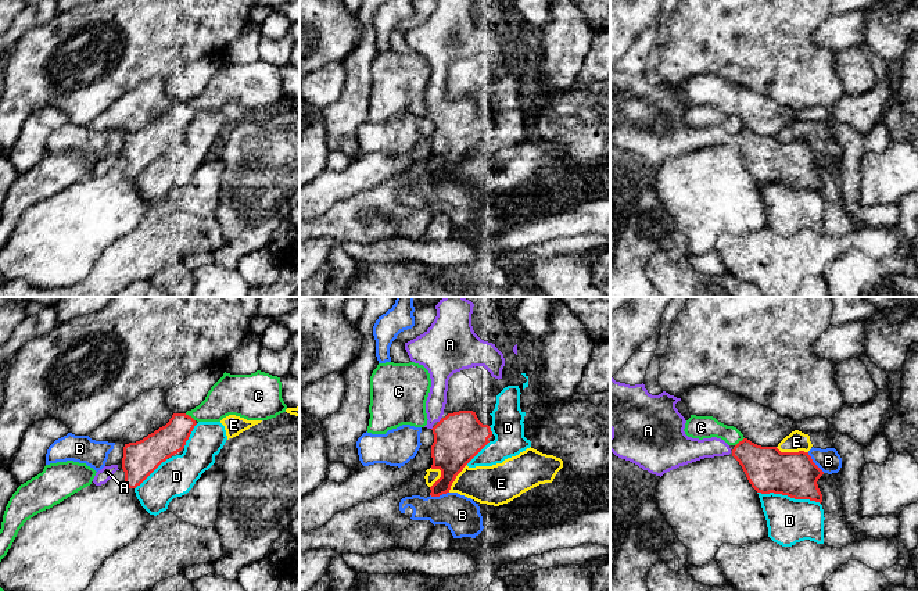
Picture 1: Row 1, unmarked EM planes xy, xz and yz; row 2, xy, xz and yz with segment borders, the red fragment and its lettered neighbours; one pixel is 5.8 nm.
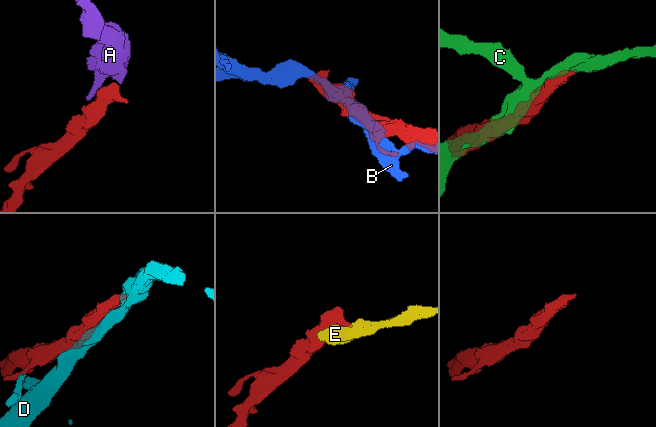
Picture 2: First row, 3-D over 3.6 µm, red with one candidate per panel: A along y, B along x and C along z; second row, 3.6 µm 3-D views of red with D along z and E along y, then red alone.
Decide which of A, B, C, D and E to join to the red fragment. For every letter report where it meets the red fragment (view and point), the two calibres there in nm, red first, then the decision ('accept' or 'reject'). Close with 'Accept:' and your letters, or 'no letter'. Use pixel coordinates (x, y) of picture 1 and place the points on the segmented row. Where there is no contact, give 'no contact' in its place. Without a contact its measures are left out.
A: meets red in xz at (440, 421); 280 nm thick on the red side, 110 nm on the other; accept
B: meets red in yz at (813, 462); 260 nm thick on the red side, 140 nm on the other; reject
C: meets red in xy at (190, 416); 180 nm thick on the red side, 220 nm on the other; reject
D: meets red in yz at (789, 495); 260 nm thick on the red side, 260 nm on the other; reject
E: meets red in yz at (792, 452); 260 nm thick on the red side, 120 nm on the other; reject
Accept: A

